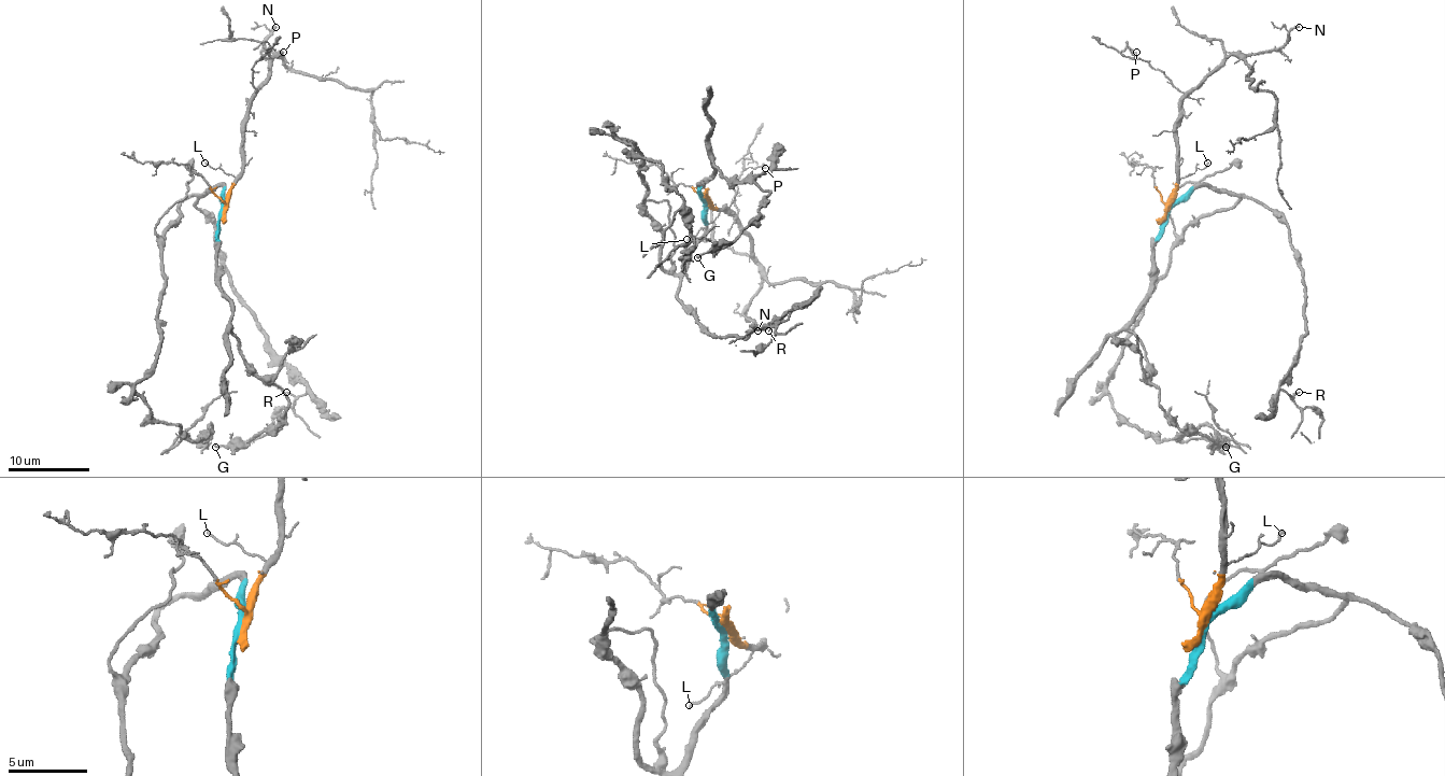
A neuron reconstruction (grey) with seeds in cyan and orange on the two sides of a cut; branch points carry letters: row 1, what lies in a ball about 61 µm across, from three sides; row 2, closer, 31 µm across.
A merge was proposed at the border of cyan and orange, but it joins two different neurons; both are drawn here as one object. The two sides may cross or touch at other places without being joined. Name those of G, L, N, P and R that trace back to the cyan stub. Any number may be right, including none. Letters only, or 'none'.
G, R

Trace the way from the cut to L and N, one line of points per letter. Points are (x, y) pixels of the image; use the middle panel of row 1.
L: (705, 199), (719, 213), (686, 240)
N: (705, 199), (714, 209), (732, 213), (750, 238), (750, 252), (760, 263), (762, 288), (746, 315), (758, 332)

